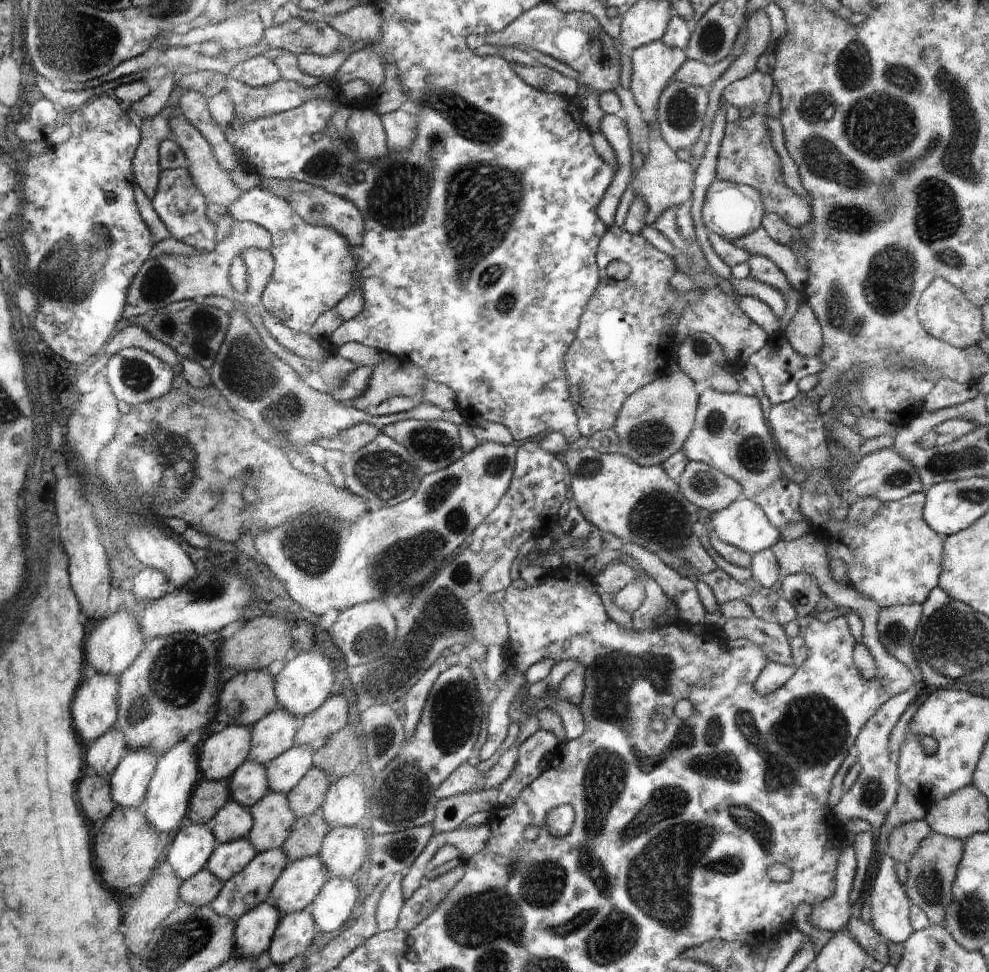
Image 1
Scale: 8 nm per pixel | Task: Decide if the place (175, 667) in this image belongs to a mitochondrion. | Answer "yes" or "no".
yes

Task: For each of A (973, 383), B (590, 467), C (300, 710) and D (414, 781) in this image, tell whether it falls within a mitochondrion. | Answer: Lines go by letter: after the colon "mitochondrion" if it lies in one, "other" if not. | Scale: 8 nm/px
A: other
B: mitochondrion
C: other
D: mitochondrion

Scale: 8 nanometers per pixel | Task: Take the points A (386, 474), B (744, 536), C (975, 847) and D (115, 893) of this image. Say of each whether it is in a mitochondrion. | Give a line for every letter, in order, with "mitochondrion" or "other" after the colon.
A: mitochondrion
B: other
C: other
D: other

